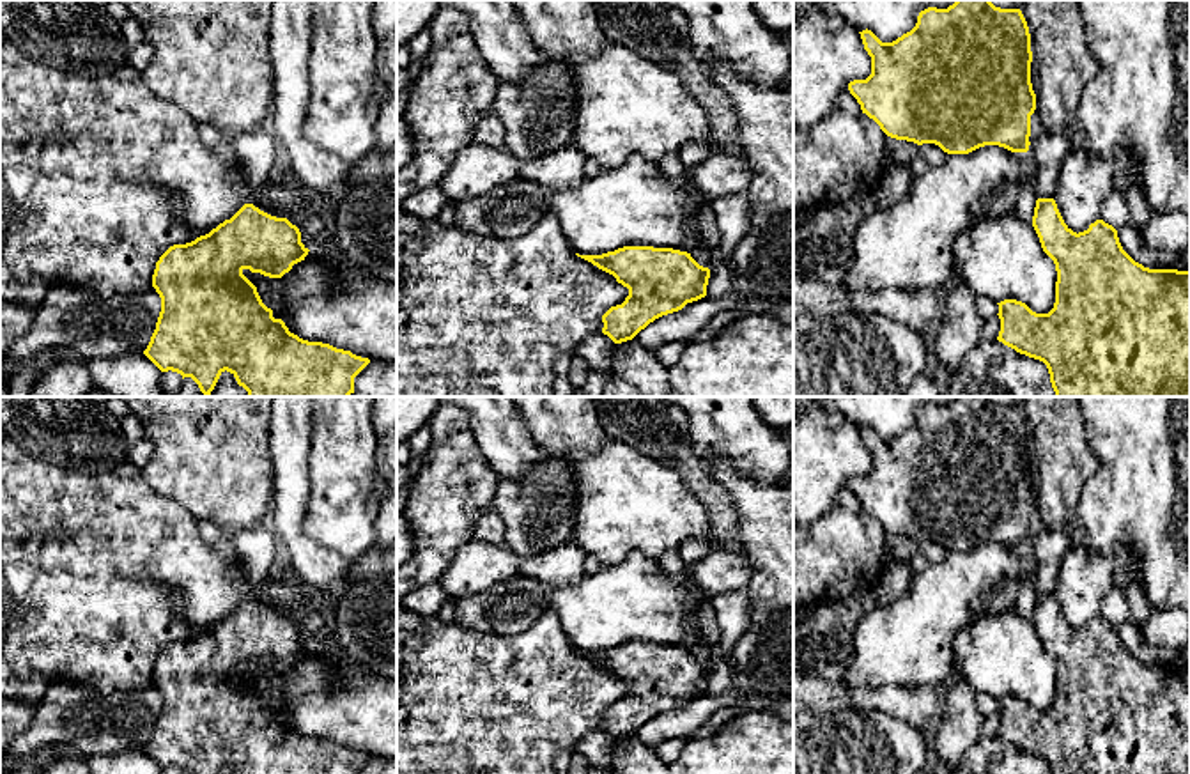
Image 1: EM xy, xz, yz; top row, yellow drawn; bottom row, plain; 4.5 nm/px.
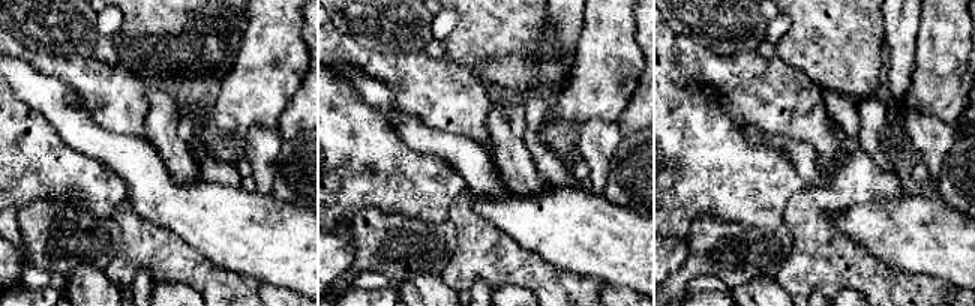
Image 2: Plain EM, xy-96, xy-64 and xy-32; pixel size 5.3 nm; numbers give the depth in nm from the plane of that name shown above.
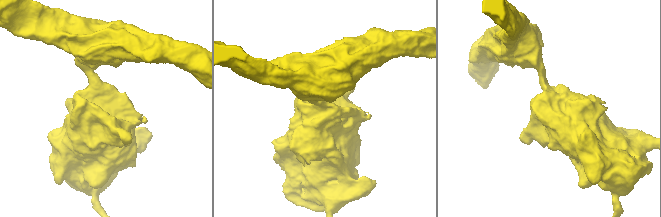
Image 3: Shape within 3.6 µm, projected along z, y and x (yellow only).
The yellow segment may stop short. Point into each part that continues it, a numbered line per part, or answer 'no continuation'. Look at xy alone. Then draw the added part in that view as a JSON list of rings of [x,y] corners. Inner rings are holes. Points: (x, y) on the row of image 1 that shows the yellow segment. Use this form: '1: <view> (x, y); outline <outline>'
no continuation

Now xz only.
no continuation

